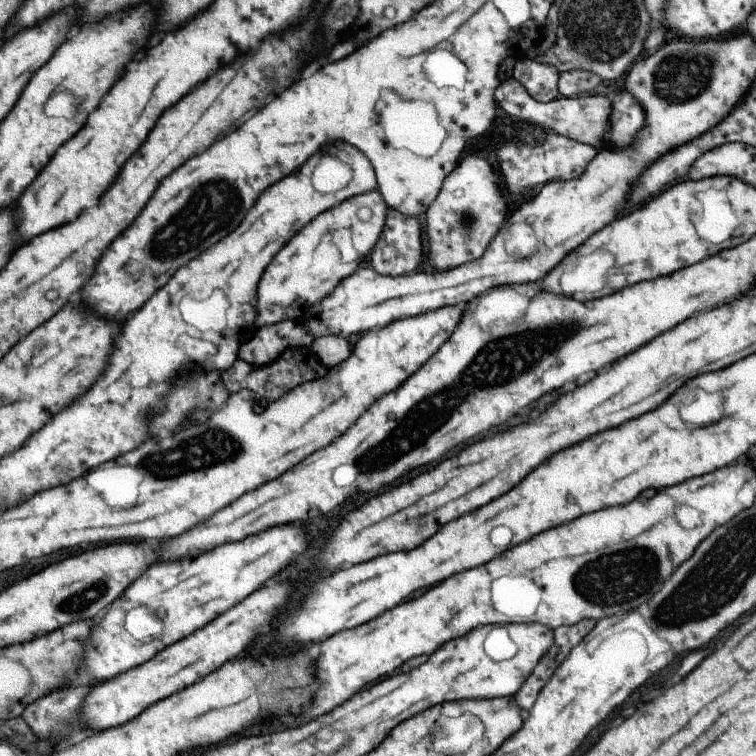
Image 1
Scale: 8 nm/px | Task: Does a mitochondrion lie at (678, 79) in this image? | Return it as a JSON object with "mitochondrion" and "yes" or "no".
{"mitochondrion":"yes"}

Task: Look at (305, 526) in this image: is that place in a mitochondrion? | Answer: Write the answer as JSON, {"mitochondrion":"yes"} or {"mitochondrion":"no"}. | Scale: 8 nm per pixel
{"mitochondrion":"no"}

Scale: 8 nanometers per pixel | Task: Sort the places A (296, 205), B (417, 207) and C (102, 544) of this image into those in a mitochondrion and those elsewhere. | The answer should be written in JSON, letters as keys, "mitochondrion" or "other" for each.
{"A":"other","B":"other","C":"other"}

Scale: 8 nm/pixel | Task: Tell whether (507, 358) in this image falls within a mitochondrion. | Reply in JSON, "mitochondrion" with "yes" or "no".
{"mitochondrion":"yes"}

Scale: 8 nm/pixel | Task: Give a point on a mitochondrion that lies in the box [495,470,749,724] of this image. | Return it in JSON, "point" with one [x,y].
{"point":[618,578]}

